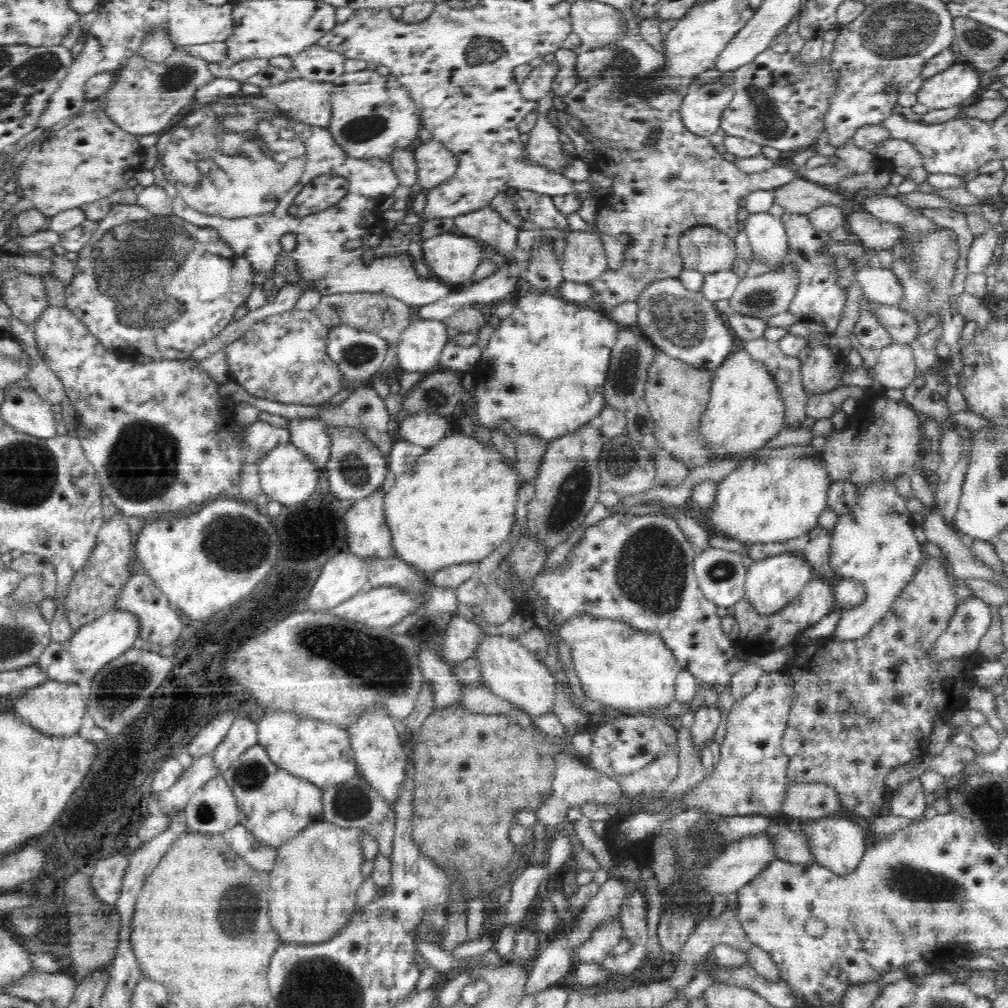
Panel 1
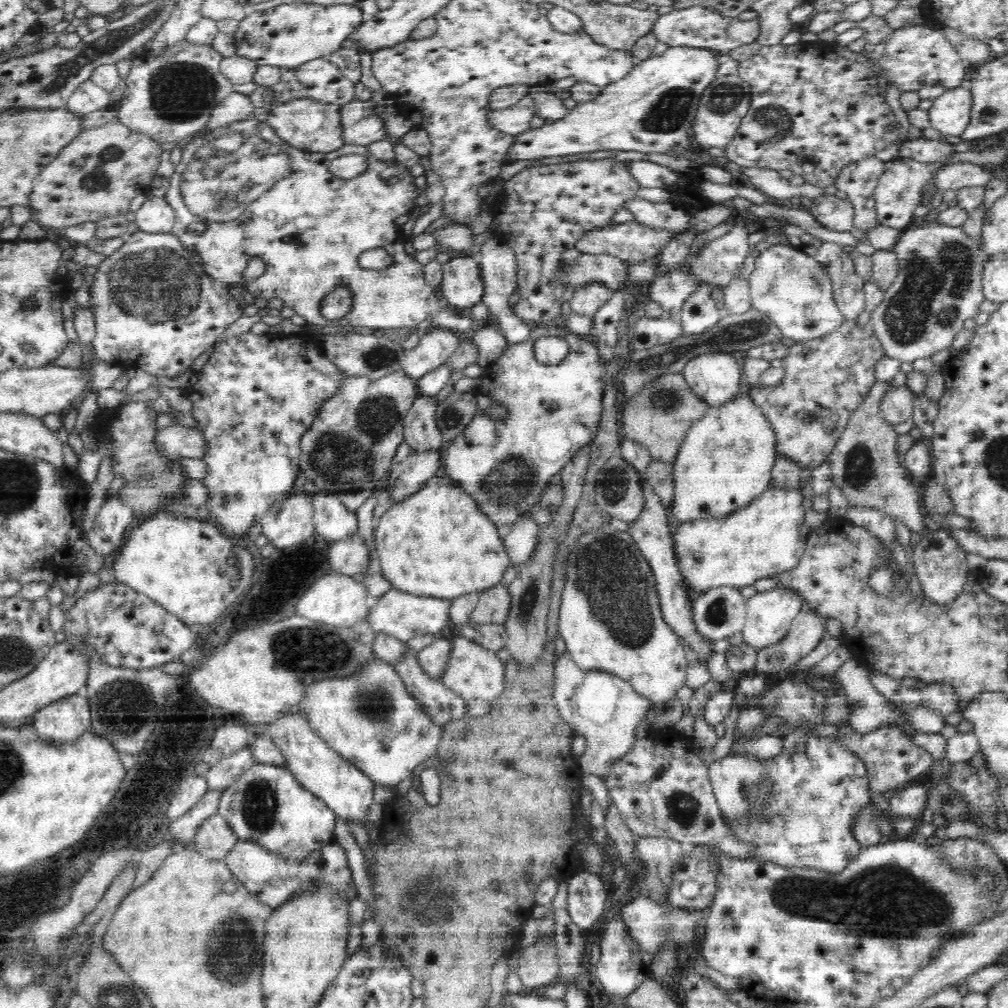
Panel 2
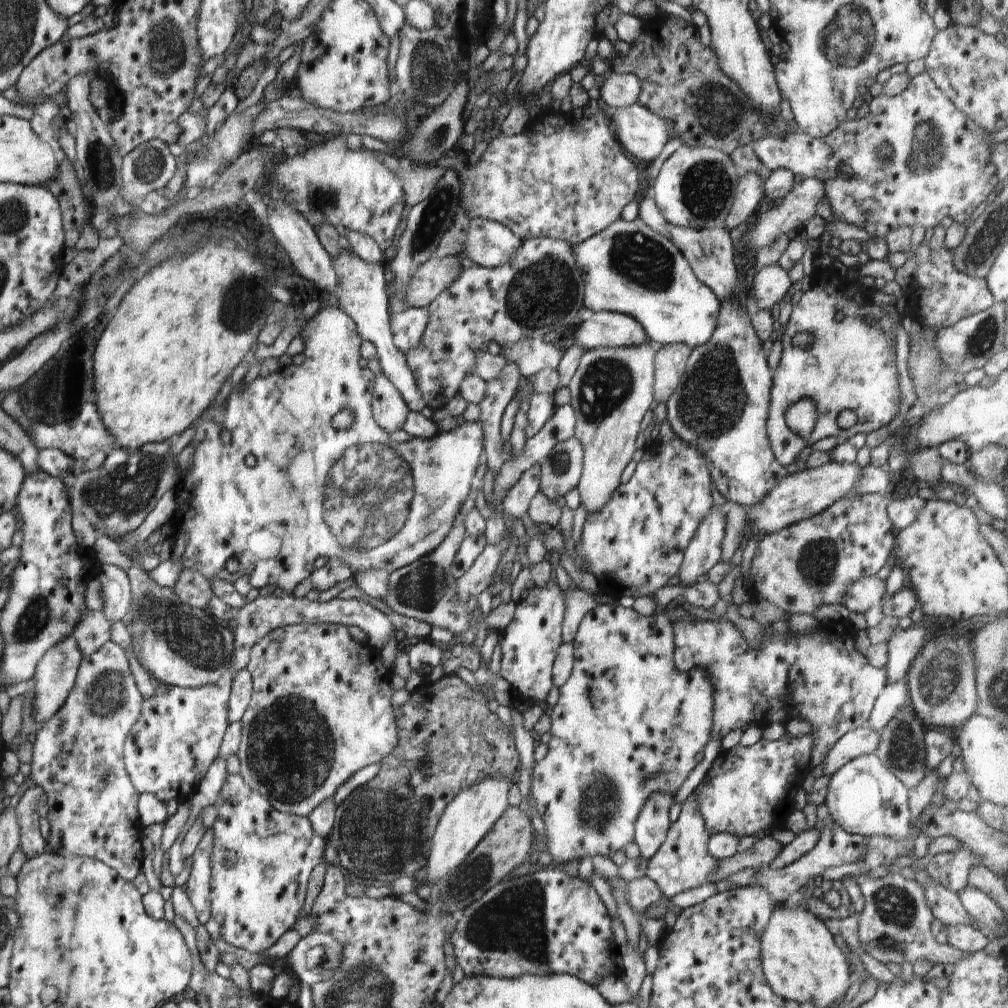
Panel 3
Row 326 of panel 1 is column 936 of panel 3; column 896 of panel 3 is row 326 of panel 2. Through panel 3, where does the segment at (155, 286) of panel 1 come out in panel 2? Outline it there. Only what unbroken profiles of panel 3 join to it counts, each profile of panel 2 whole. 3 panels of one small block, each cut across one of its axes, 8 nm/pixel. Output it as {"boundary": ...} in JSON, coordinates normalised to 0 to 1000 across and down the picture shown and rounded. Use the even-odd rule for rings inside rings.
{"boundary":[[[138,227],[113,252],[105,254],[96,267],[93,282],[88,285],[87,300],[94,314],[92,351],[95,357],[122,367],[138,365],[155,374],[175,375],[188,365],[204,345],[220,337],[220,329],[241,313],[237,300],[226,291],[227,284],[209,276],[199,262],[193,262],[189,249],[171,231],[152,232]]]}

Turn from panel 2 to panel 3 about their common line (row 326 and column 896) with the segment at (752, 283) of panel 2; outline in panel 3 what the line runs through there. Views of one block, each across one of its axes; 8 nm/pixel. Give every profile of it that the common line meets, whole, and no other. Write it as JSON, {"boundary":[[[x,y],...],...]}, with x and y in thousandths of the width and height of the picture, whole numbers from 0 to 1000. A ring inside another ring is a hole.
{"boundary":[[[865,747],[846,752],[843,756],[834,760],[824,770],[816,797],[817,800],[821,802],[821,814],[829,816],[841,827],[855,828],[856,830],[873,828],[894,833],[894,836],[898,837],[899,845],[901,845],[900,848],[905,849],[910,827],[905,827],[905,819],[909,818],[909,816],[904,813],[900,788],[901,784],[897,778],[895,778],[895,776],[885,768],[885,765]]]}

